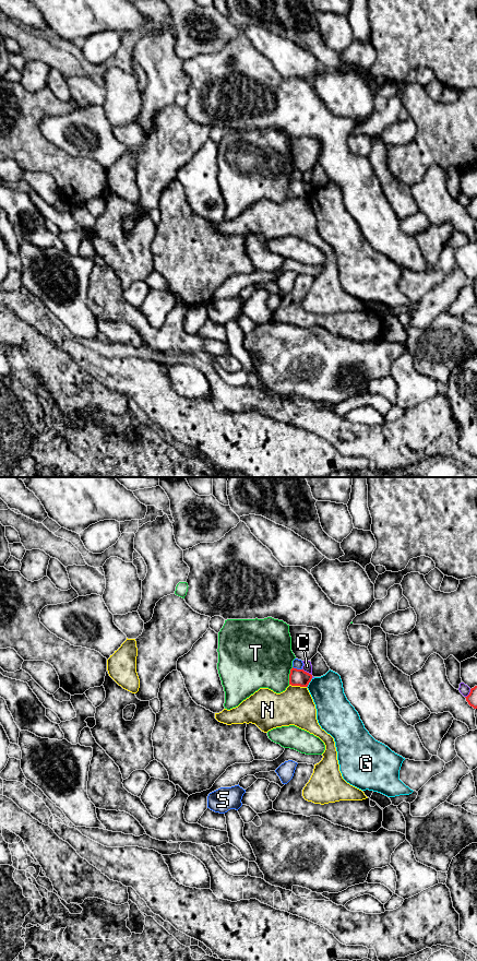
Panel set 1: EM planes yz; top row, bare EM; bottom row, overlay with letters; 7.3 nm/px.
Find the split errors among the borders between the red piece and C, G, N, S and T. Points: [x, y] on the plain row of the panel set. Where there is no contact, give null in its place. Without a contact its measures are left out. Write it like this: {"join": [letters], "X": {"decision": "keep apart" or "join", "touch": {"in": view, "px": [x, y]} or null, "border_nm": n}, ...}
{"join": [], "C": {"decision": "keep apart", "touch": {"in": "yz", "px": [308, 184]}, "border_nm": 100}, "G": {"decision": "keep apart", "touch": {"in": "yz", "px": [309, 192]}, "border_nm": 80}, "N": {"decision": "keep apart", "touch": {"in": "yz", "px": [298, 196]}, "border_nm": 130}, "S": {"decision": "keep apart", "touch": {"in": "yz", "px": [296, 179]}, "border_nm": 80}, "T": {"decision": "keep apart", "touch": {"in": "yz", "px": [289, 187]}, "border_nm": 130}}

